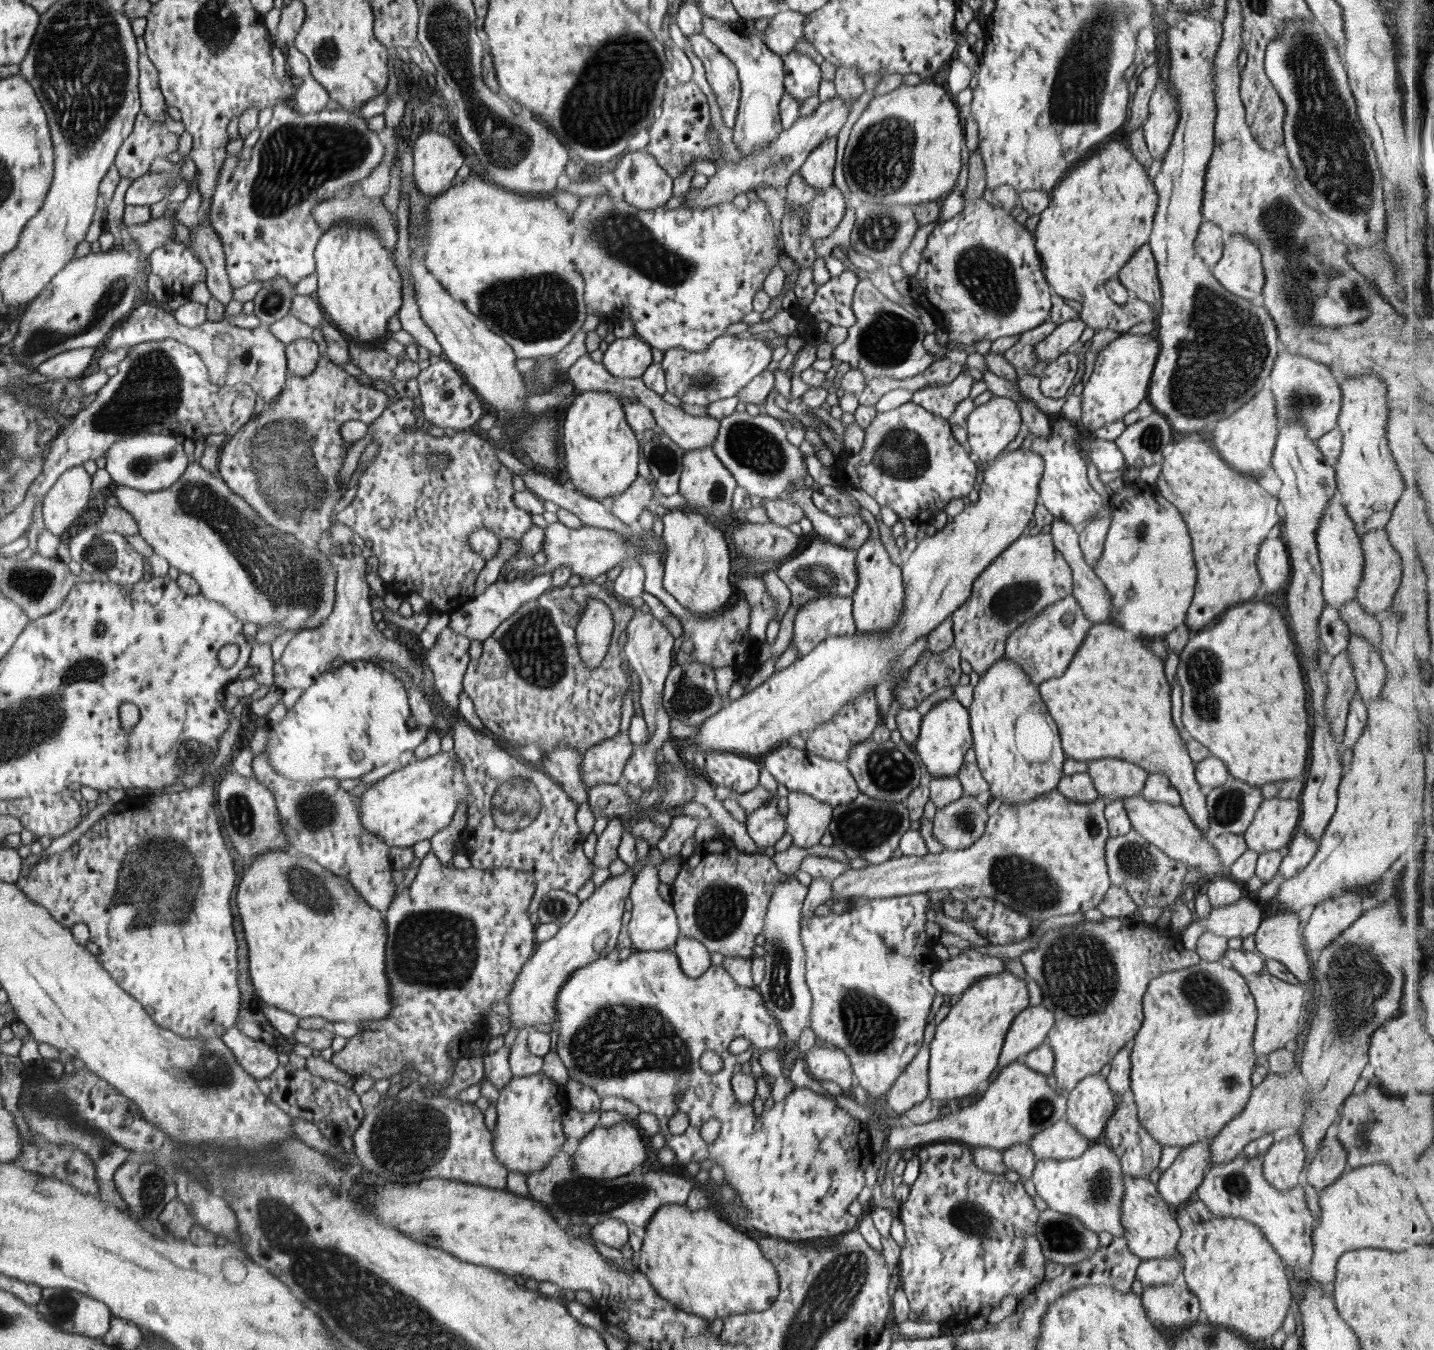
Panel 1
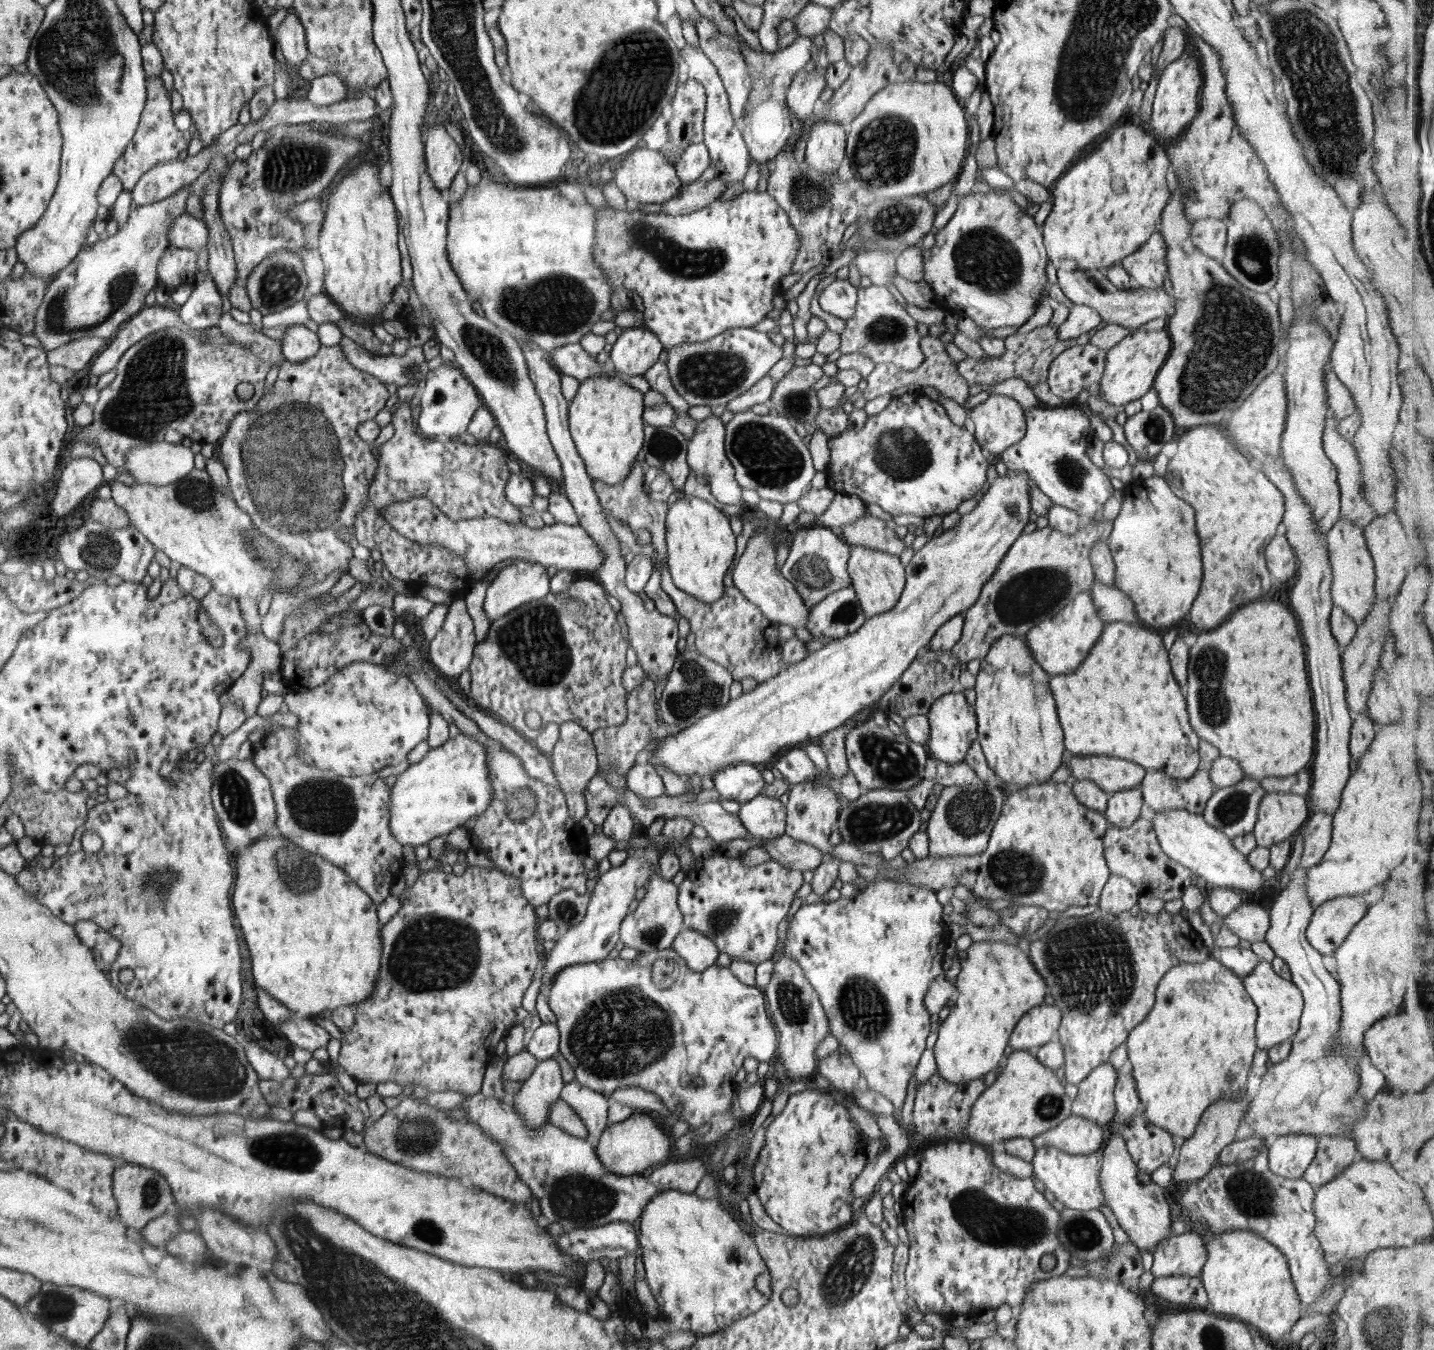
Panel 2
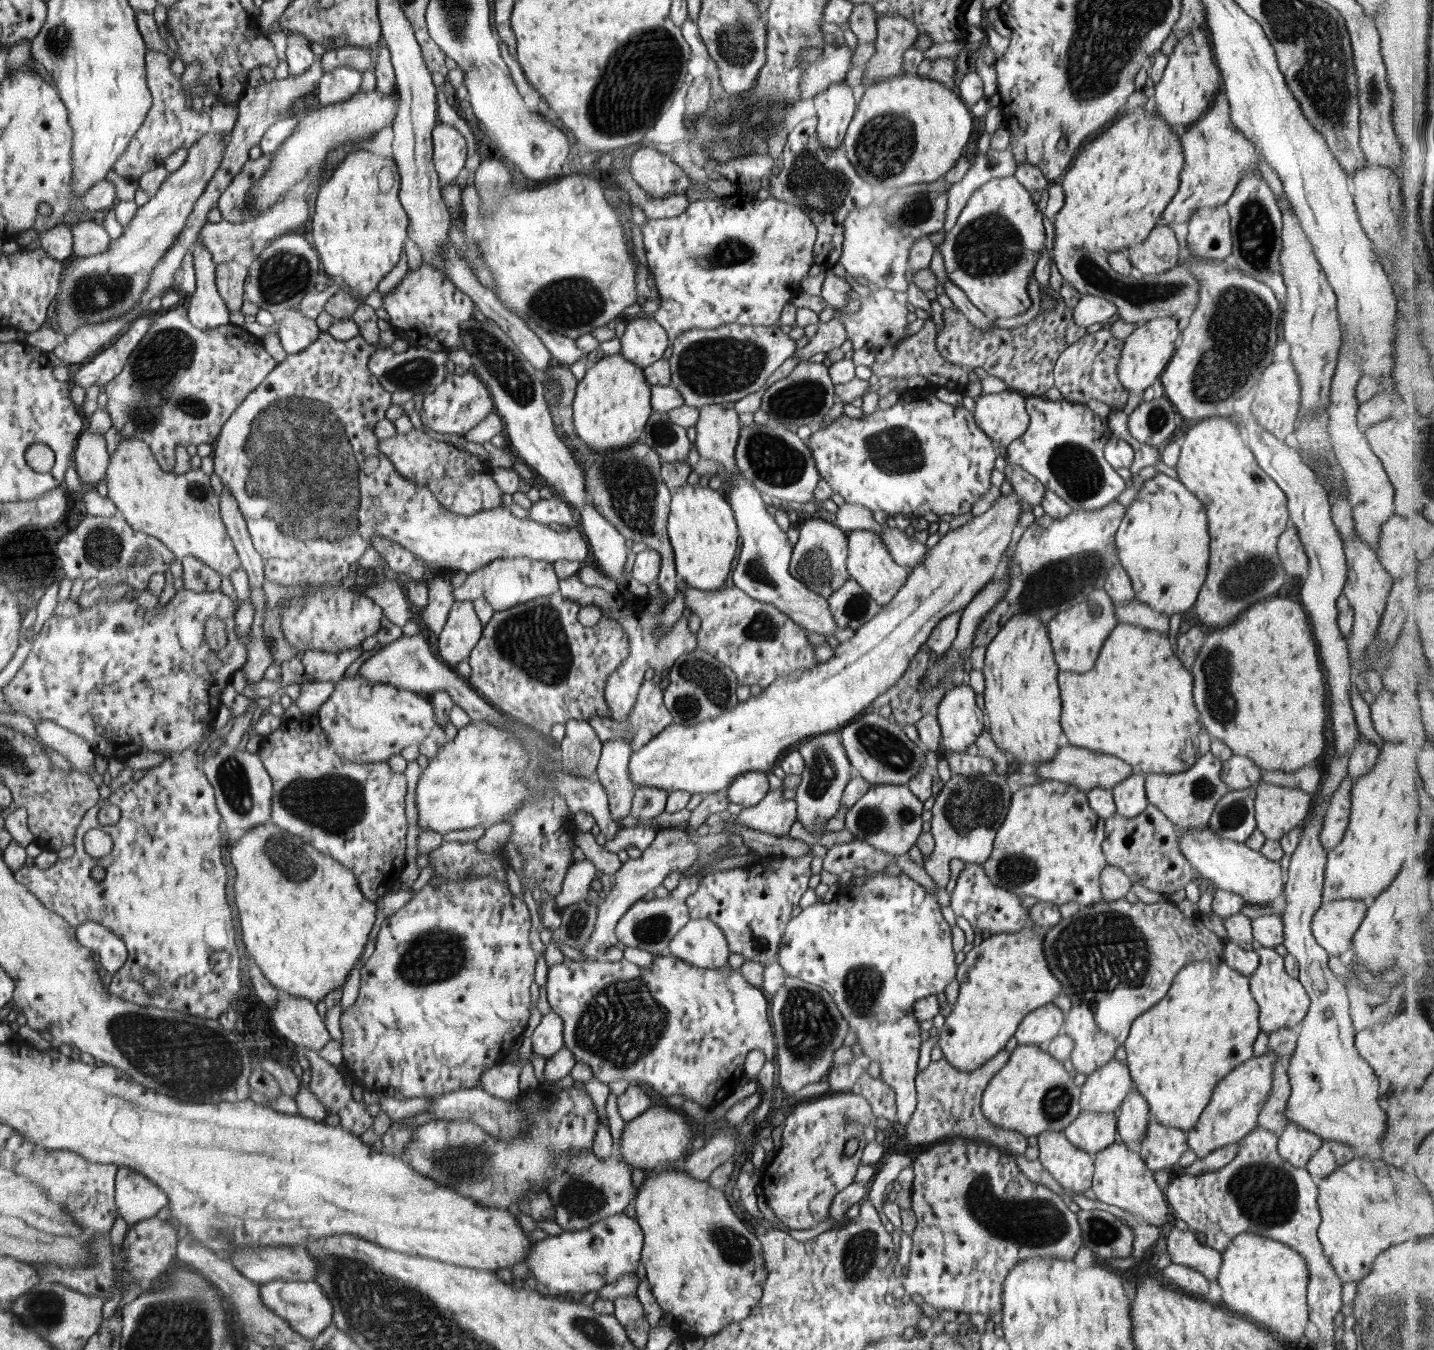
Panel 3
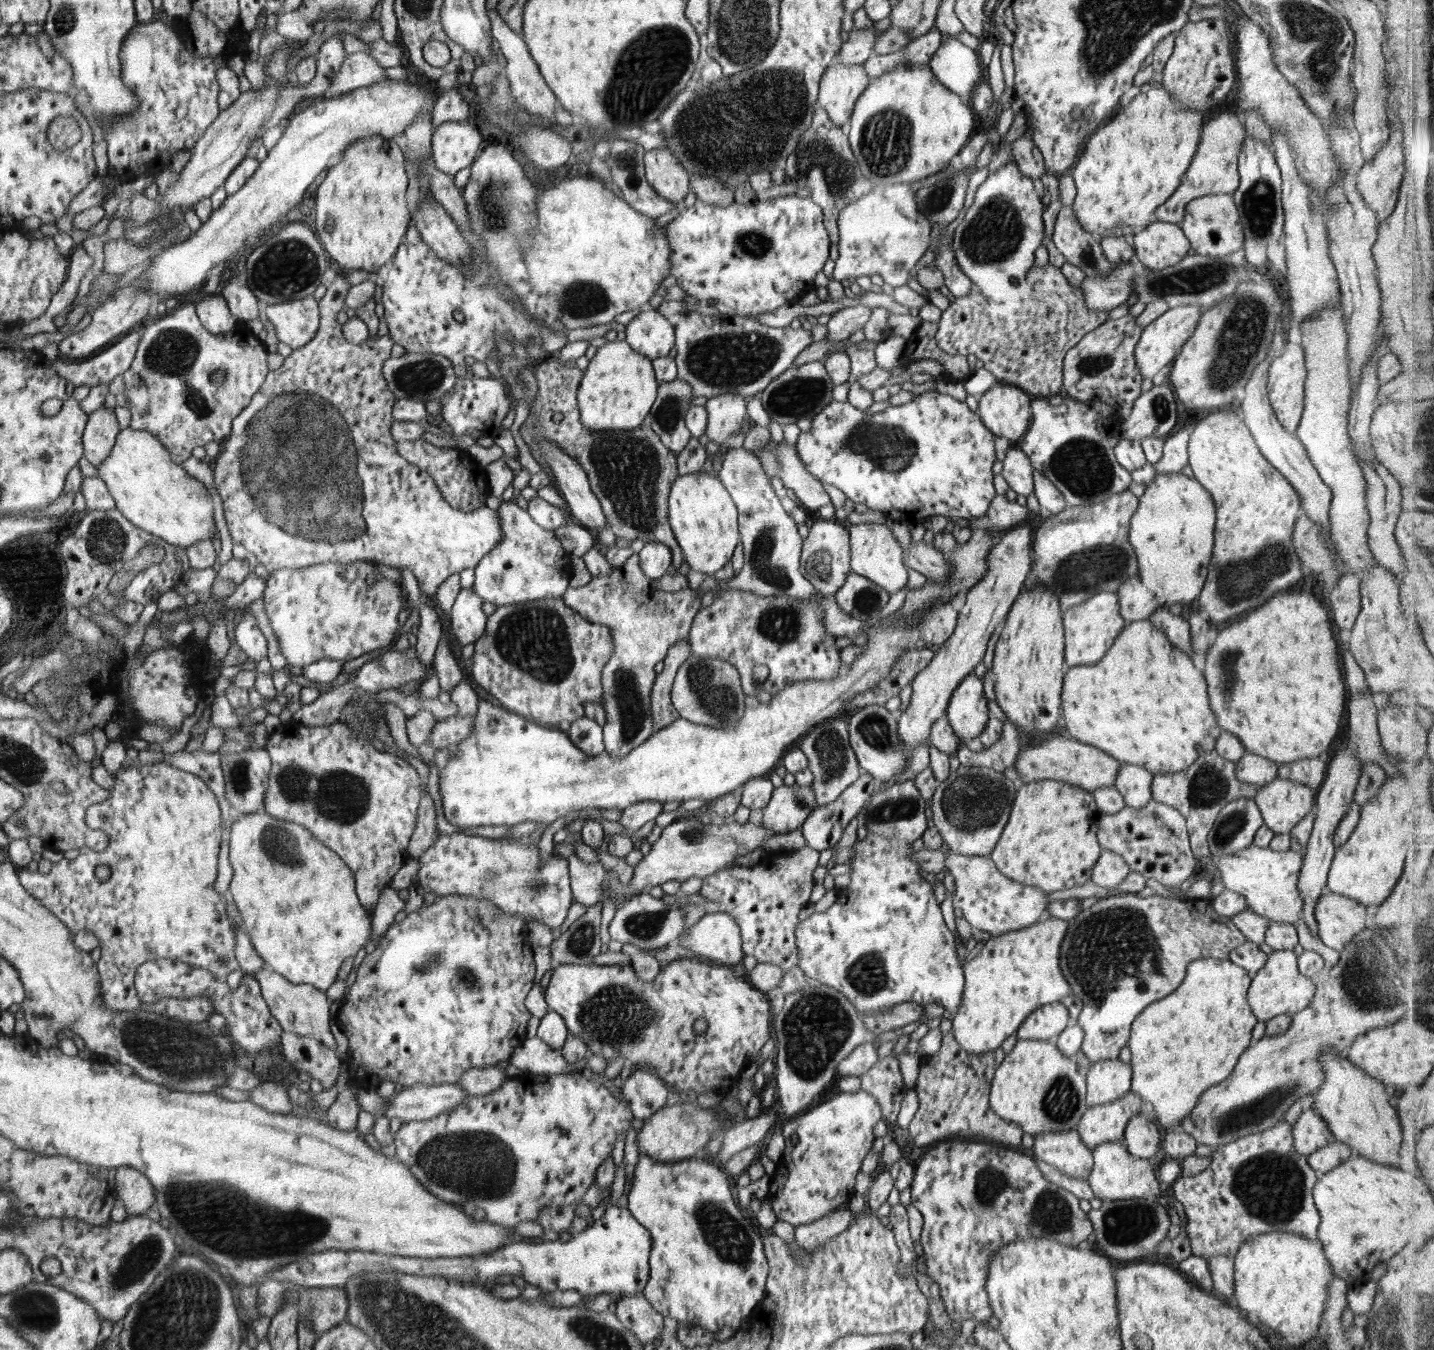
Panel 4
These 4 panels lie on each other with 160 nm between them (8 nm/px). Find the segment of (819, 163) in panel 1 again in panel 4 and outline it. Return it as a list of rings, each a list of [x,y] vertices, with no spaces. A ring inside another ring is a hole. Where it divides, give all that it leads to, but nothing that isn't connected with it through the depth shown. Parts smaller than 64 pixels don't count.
[[[833,63],[822,75],[817,105],[822,106],[836,126],[847,128],[855,102],[869,81],[864,65]]]

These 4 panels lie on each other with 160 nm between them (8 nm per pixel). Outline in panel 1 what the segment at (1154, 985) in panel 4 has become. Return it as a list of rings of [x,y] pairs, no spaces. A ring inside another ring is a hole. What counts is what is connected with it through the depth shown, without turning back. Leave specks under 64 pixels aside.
[[[1105,917],[1104,922],[1095,922],[1085,919],[1080,924],[1066,925],[1046,931],[1039,938],[1036,948],[1022,954],[1021,960],[1024,965],[1024,970],[1030,975],[1040,986],[1043,992],[1042,1006],[1048,1007],[1055,1014],[1055,1023],[1047,1034],[1048,1044],[1052,1047],[1055,1056],[1055,1065],[1052,1076],[1055,1078],[1058,1089],[1071,1091],[1083,1078],[1088,1075],[1100,1073],[1103,1066],[1110,1063],[1117,1052],[1130,1040],[1136,1036],[1138,1030],[1143,1023],[1143,996],[1149,982],[1157,976],[1163,975],[1170,971],[1180,971],[1182,968],[1192,967],[1200,962],[1199,956],[1191,950],[1188,950],[1181,941],[1180,934],[1172,934],[1168,929],[1161,929],[1155,924],[1154,927],[1149,927],[1150,924],[1145,924],[1142,920],[1133,921],[1129,925],[1124,925],[1121,919],[1113,919]]]

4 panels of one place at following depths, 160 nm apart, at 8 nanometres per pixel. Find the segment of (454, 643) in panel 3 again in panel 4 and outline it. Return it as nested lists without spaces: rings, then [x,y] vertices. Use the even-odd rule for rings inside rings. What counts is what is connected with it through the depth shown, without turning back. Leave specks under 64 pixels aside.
[[[473,587],[461,588],[450,610],[452,632],[460,646],[476,642],[487,626],[487,614],[483,611],[483,600]]]

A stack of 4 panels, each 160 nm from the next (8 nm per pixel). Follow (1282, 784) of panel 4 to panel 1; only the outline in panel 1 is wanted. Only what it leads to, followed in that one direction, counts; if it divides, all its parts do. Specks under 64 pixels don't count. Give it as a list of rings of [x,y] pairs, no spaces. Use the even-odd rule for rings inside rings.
[[[1264,799],[1256,811],[1254,821],[1242,834],[1248,850],[1262,855],[1264,852],[1286,848],[1298,830],[1300,815],[1299,799]]]

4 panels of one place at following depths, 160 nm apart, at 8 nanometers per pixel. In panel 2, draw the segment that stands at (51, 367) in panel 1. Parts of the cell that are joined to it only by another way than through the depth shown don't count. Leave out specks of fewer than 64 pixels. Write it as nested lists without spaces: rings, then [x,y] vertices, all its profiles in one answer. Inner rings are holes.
[[[87,336],[80,340],[72,340],[68,344],[58,346],[56,350],[48,352],[48,364],[59,364],[66,368],[69,374],[83,370],[91,364],[90,360],[106,346],[108,340],[99,336]]]

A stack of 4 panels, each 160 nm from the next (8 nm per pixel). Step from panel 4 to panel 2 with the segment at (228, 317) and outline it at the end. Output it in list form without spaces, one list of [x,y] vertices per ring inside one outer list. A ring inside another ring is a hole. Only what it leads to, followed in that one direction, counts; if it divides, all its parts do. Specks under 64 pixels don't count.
[[[209,271],[196,273],[196,284],[188,300],[180,305],[180,318],[190,329],[203,330],[216,327],[220,322],[222,298]]]

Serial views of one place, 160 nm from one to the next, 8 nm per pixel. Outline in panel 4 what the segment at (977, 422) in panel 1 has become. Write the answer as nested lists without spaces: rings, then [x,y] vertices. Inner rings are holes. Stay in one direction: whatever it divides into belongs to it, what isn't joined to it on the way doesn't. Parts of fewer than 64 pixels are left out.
[[[997,383],[981,397],[976,414],[995,436],[1018,441],[1028,431],[1032,401],[1020,388]]]

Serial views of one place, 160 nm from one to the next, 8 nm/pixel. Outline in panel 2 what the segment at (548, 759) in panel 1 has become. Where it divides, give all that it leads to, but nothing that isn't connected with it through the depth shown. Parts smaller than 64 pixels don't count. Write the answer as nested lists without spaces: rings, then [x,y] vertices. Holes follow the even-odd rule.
[[[568,721],[567,723],[562,723],[559,727],[559,739],[548,756],[561,790],[567,796],[572,821],[580,824],[582,818],[587,816],[587,804],[583,797],[583,792],[590,779],[599,774],[596,747],[593,736],[577,722]]]

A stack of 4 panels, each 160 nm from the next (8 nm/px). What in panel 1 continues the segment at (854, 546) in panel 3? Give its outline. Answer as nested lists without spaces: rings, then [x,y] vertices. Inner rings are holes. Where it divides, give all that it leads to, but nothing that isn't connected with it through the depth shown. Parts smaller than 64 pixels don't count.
[[[860,508],[859,514],[870,526],[868,540],[857,550],[856,572],[858,582],[853,595],[853,617],[856,632],[887,633],[896,626],[898,617],[905,608],[905,586],[901,568],[894,564],[880,541],[879,527],[874,515],[865,508]]]

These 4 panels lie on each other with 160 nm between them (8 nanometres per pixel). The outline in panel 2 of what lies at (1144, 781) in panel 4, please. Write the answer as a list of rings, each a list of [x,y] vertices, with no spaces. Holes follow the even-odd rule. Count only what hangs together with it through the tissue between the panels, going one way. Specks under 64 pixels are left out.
[[[1138,787],[1124,789],[1110,795],[1104,815],[1116,828],[1130,828],[1140,816],[1143,794]]]

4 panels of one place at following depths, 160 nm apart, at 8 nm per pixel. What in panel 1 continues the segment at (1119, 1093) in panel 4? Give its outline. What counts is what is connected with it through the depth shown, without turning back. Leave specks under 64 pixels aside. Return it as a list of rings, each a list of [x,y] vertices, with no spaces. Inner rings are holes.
[[[1100,1073],[1086,1076],[1068,1093],[1066,1120],[1094,1142],[1117,1109],[1116,1095]]]

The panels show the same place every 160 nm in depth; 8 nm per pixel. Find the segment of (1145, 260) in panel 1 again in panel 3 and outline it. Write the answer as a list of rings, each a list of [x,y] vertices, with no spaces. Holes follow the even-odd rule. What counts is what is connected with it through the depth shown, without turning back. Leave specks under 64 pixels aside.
[[[1156,225],[1140,244],[1128,250],[1131,265],[1144,275],[1155,275],[1175,267],[1178,262],[1178,239],[1168,225]]]

